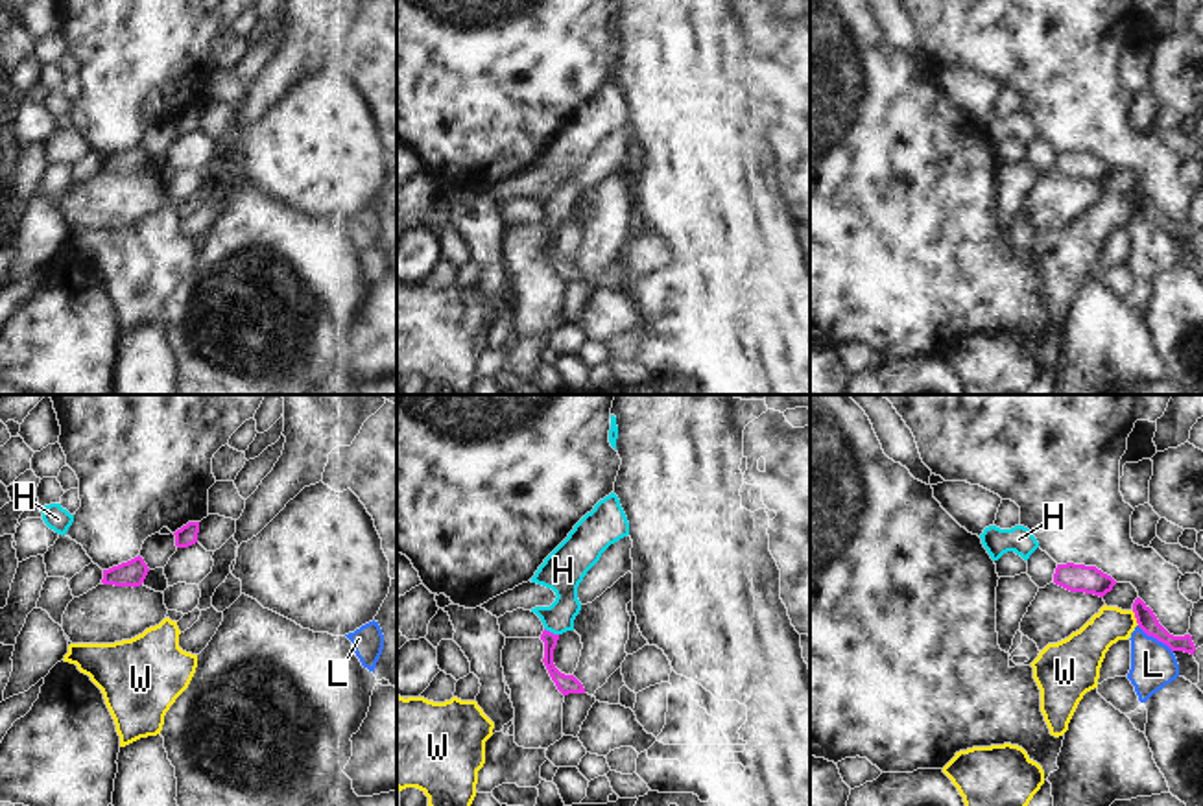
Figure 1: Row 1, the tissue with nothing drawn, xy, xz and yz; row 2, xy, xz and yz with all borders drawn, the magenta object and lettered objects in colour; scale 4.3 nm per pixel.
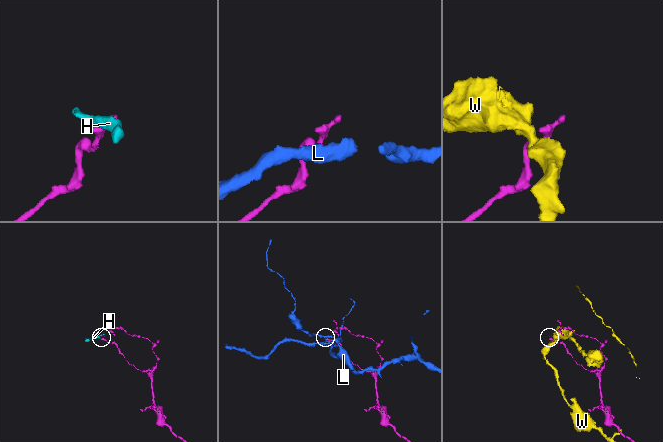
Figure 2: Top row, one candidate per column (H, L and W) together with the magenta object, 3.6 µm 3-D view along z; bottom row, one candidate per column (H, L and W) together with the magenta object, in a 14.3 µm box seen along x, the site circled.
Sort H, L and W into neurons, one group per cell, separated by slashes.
H / L / W

